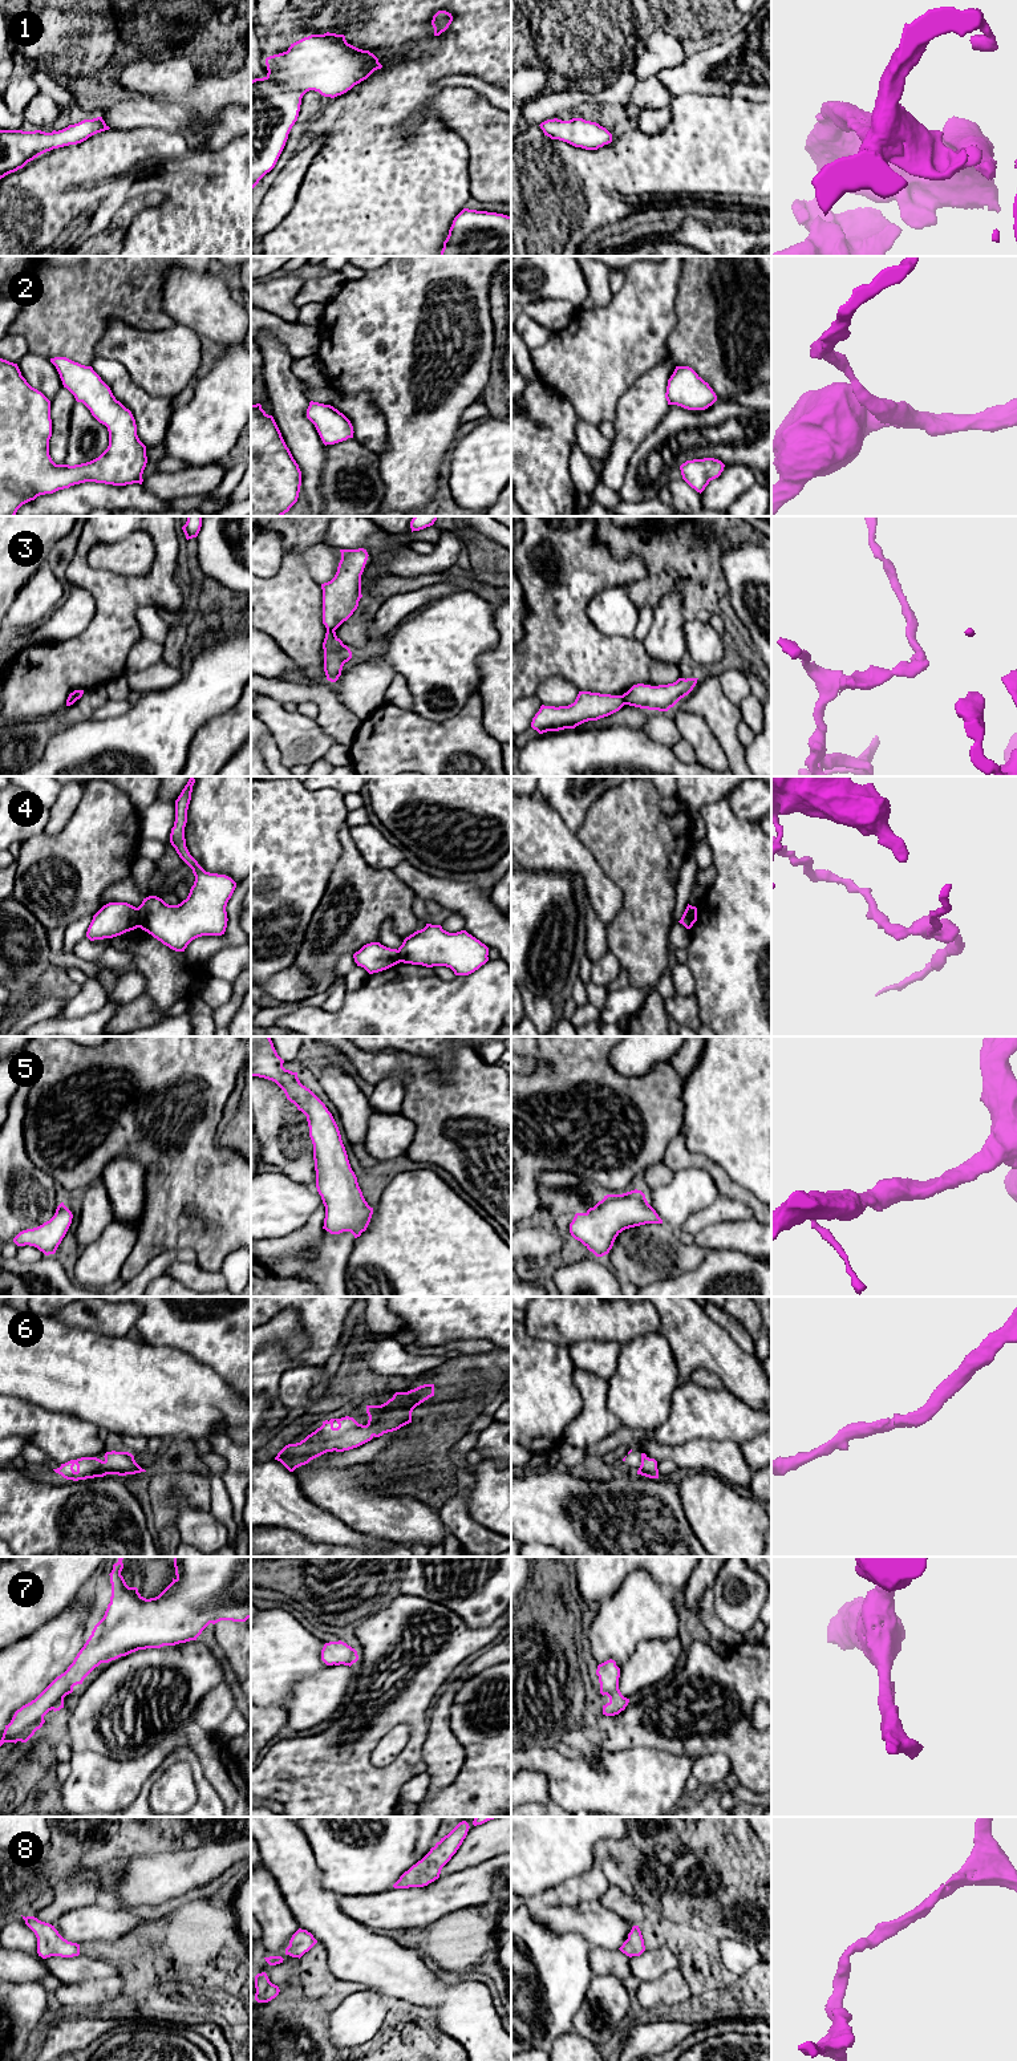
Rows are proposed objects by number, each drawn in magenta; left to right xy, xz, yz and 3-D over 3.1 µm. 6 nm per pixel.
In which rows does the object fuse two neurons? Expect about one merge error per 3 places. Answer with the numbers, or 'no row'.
3, 4

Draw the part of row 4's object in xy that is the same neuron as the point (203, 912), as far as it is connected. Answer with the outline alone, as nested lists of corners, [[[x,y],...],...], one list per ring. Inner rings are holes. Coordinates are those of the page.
[[[190,776],[175,800],[175,821],[170,833],[171,845],[193,869],[194,885],[178,905],[149,896],[138,906],[138,928],[175,952],[185,952],[198,937],[224,934],[228,921],[226,906],[236,888],[231,877],[206,872],[186,847],[185,827],[194,783],[195,779]]]

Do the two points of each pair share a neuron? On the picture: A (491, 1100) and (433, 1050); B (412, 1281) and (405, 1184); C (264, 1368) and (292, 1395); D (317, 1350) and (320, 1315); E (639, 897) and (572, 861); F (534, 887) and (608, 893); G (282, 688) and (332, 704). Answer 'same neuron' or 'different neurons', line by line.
A: different neurons
B: same neuron
C: different neurons
D: same neuron
E: different neurons
F: different neurons
G: same neuron

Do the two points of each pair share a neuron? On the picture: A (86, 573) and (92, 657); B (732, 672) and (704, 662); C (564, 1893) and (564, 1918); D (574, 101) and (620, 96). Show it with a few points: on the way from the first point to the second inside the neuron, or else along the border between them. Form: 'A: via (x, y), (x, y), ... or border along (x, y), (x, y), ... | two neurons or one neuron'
A: via (105, 595), (105, 636) | one neuron
B: border along (737, 664), (724, 664), (717, 669) | two neurons
C: border along (595, 1899), (587, 1899), (576, 1905), (538, 1903) | two neurons
D: via (586, 97), (608, 97) | one neuron

